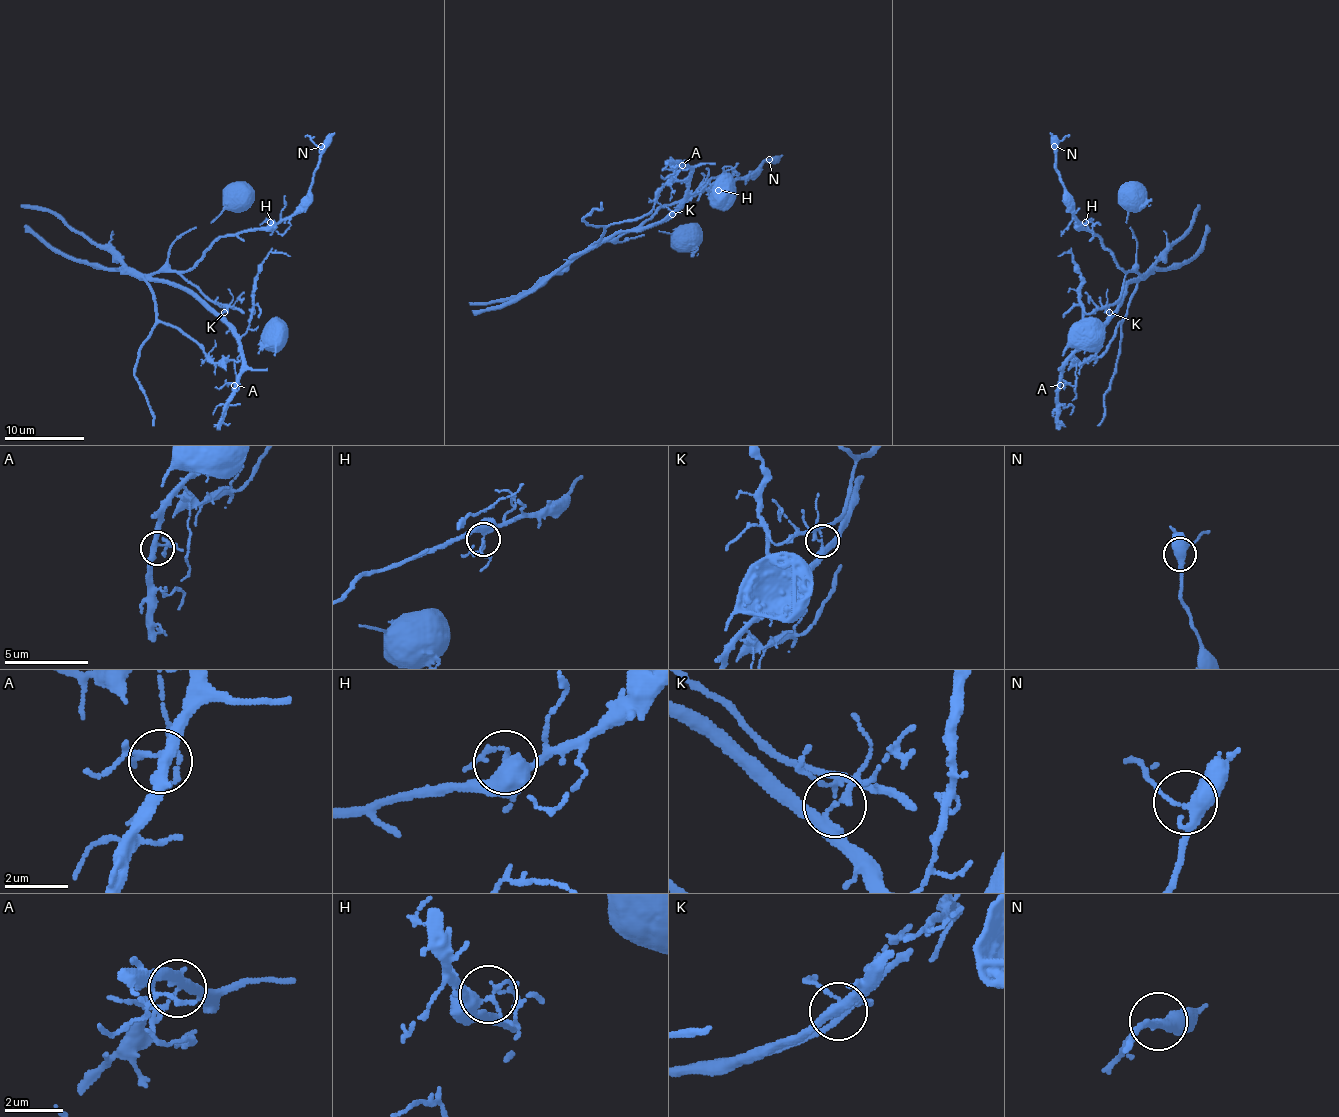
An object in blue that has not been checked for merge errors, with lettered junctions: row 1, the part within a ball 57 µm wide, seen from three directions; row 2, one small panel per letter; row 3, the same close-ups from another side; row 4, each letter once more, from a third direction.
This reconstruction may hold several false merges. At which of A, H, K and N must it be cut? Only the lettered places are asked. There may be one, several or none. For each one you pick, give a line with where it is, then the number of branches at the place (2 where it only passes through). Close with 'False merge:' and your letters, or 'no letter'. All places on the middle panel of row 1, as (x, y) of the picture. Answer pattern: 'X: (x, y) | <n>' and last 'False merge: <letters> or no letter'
K: (672, 214) | 5
False merge: K

